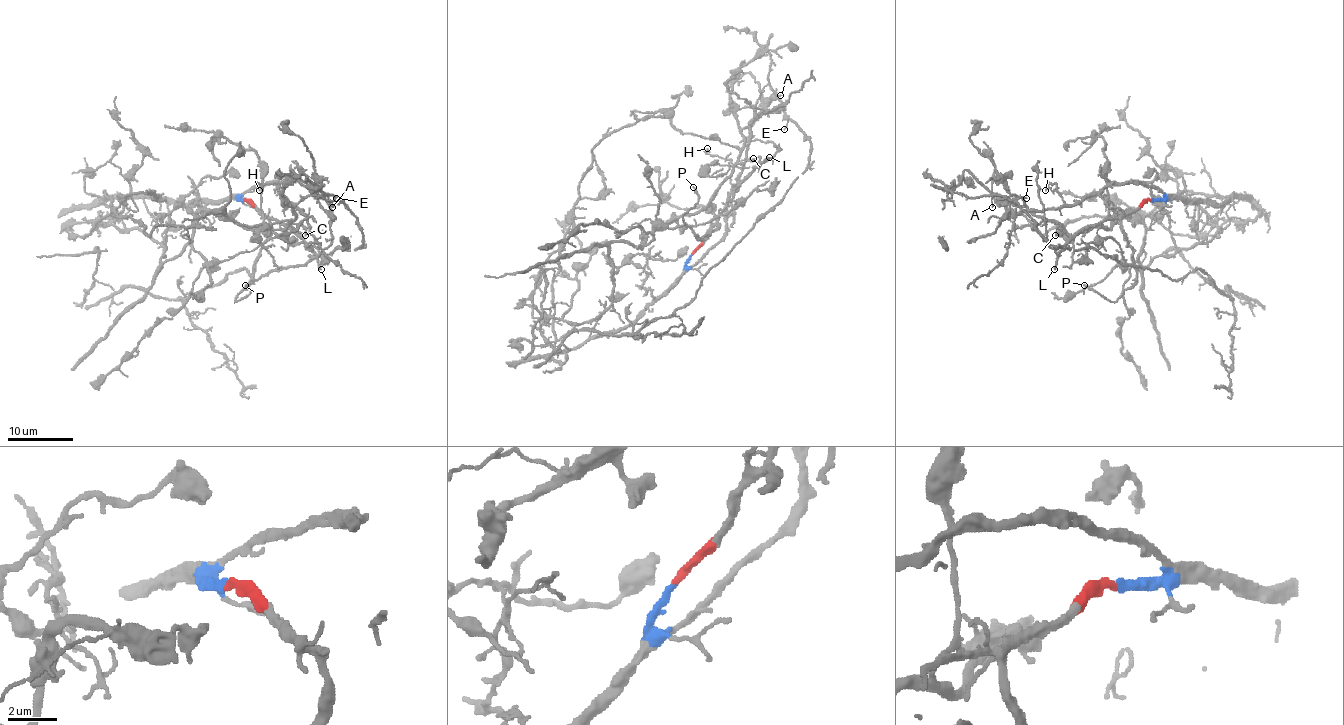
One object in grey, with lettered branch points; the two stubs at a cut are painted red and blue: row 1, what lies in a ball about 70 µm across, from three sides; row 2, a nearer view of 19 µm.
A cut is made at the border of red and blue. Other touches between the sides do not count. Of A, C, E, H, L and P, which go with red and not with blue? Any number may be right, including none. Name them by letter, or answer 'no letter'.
L, P

